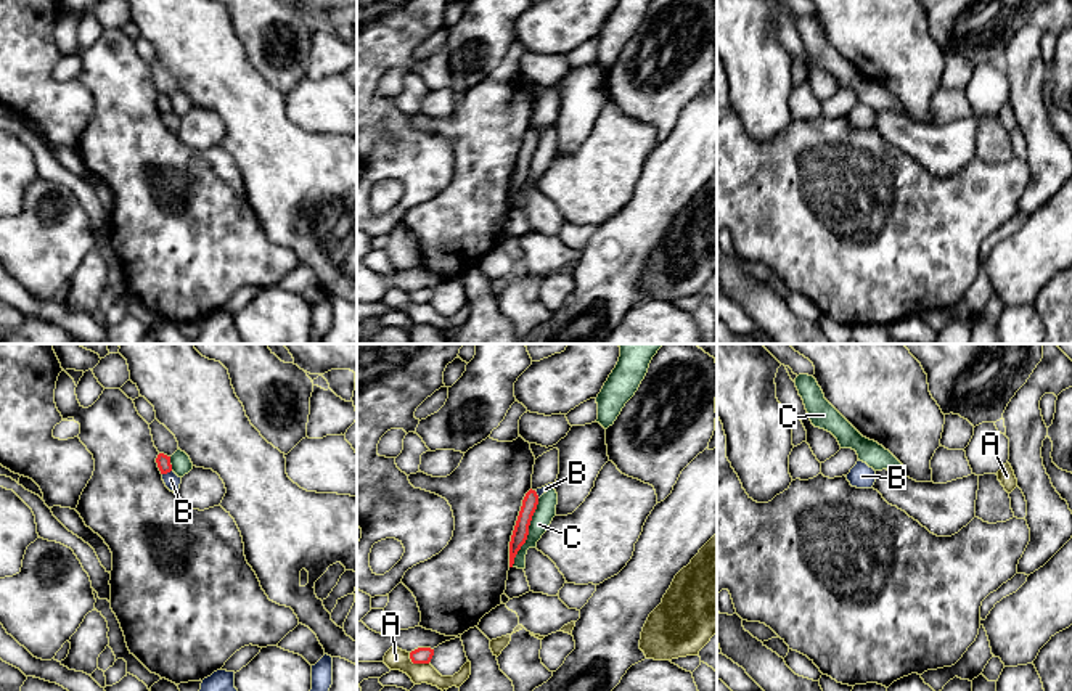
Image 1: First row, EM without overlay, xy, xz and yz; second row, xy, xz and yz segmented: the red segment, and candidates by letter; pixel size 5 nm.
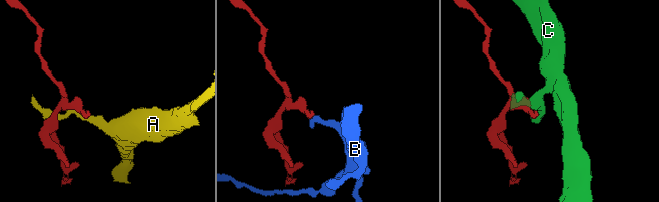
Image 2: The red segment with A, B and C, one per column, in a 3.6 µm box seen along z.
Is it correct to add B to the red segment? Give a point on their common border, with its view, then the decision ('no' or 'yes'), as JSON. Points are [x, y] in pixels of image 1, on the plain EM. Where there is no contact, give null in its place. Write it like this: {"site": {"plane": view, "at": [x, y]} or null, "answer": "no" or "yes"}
{"site": {"plane": "xy", "at": [166, 113]}, "answer": "no"}

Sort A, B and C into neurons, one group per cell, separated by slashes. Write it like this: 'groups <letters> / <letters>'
groups A / B / C

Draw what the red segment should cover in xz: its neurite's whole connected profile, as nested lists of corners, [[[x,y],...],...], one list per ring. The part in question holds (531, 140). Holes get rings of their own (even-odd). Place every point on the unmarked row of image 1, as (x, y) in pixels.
[[[529,130],[522,140],[522,146],[511,175],[509,182],[509,207],[514,204],[514,198],[521,186],[526,183],[527,175],[529,175],[529,166],[532,161],[532,156],[537,149],[538,145],[538,135],[535,130]]]

